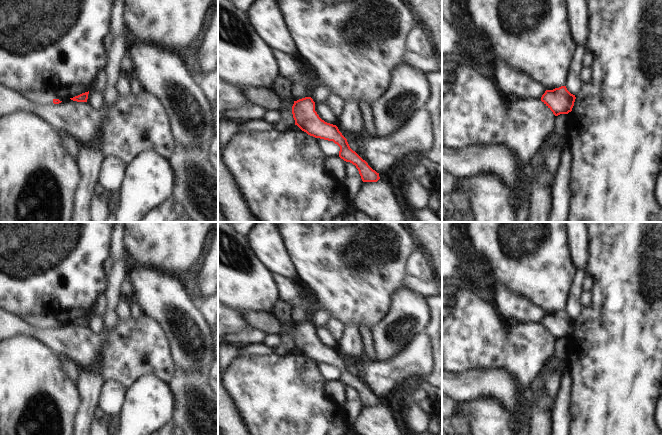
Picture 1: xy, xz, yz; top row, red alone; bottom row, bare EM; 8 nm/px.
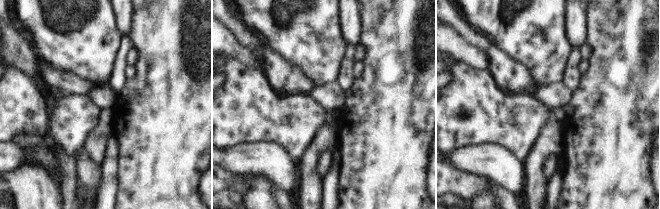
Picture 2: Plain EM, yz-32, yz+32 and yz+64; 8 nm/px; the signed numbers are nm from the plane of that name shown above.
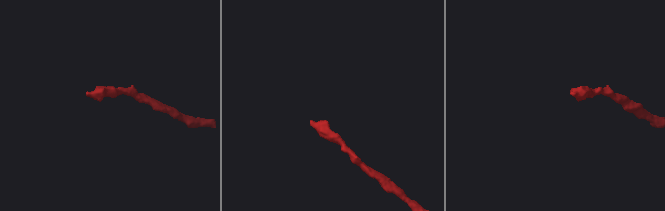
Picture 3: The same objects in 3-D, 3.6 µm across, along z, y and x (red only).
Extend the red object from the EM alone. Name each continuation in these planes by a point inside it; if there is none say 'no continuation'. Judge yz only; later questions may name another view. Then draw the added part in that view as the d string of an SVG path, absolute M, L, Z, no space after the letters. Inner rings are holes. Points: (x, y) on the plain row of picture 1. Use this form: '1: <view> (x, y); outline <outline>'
no continuation

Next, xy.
1: xy (43, 320); outline M40 312L39 314L20 316L26 323L37 329L53 328L53 312Z

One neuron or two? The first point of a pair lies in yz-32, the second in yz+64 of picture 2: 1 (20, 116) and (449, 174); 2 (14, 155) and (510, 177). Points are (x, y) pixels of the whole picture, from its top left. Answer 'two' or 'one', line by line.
1: one
2: one

